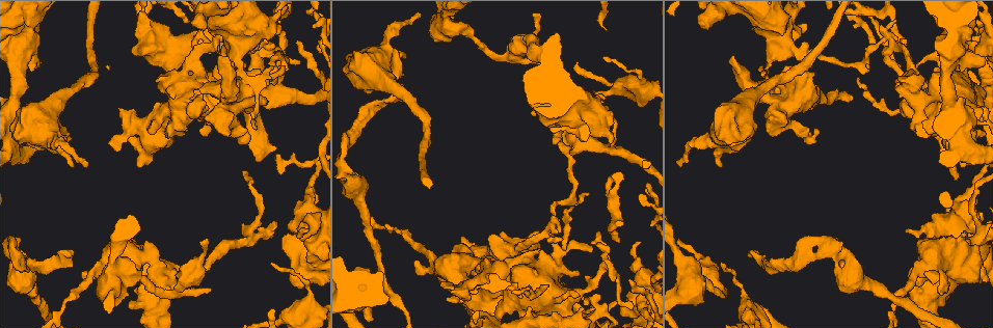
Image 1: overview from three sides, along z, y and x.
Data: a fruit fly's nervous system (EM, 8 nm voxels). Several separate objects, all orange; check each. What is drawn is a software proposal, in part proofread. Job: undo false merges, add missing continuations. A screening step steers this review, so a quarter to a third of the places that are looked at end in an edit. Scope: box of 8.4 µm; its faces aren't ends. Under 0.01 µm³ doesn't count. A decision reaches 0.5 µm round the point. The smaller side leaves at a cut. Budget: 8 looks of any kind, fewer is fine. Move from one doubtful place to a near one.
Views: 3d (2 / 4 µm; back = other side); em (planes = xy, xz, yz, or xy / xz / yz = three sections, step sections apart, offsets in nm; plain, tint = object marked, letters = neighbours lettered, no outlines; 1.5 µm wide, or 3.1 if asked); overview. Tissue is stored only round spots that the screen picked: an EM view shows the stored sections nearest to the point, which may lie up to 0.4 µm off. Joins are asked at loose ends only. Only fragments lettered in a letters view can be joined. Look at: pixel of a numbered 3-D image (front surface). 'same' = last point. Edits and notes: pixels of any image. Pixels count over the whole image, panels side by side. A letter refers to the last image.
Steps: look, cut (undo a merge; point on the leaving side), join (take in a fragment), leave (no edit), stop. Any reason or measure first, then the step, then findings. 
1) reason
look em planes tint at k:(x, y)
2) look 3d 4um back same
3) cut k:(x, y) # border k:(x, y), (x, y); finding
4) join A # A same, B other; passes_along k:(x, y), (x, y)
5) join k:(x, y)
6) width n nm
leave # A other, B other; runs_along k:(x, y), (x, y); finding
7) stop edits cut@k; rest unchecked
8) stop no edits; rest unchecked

an open end
look 3d 2um at 1:(208, 290)

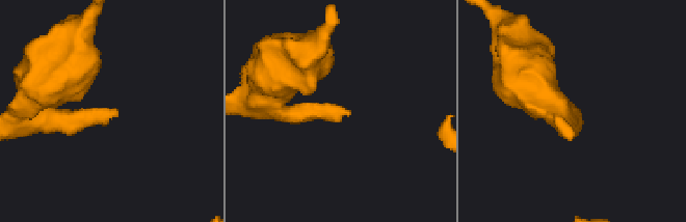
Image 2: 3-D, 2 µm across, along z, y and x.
shape alone is not enough
look em planes letters at 2:(116, 110)

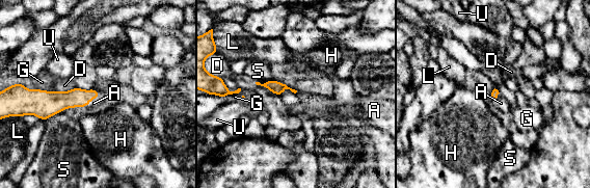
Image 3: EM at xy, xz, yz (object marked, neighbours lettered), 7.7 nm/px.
join A # A same, D other, G other, H other, L other, S other, U other; passes_along 3:(75, 98), (94, 98), (94, 103); the cell continues

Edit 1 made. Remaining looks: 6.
free end
look 3d 4um at 1:(66, 255)

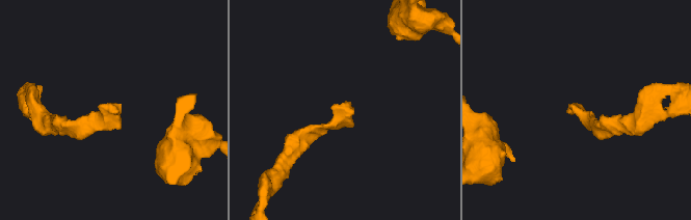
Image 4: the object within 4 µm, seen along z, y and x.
need the tissue
look em planes letters at 4:(112, 113)

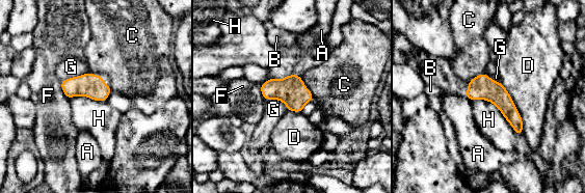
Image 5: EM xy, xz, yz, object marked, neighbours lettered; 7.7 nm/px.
width 180 nm
leave # A other, B other, C other, D other, F other, G other, H other; border 5:(470, 100), (492, 102), (516, 135); none of them fits

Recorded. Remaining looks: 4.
stop edits join@3; rest unchecked

